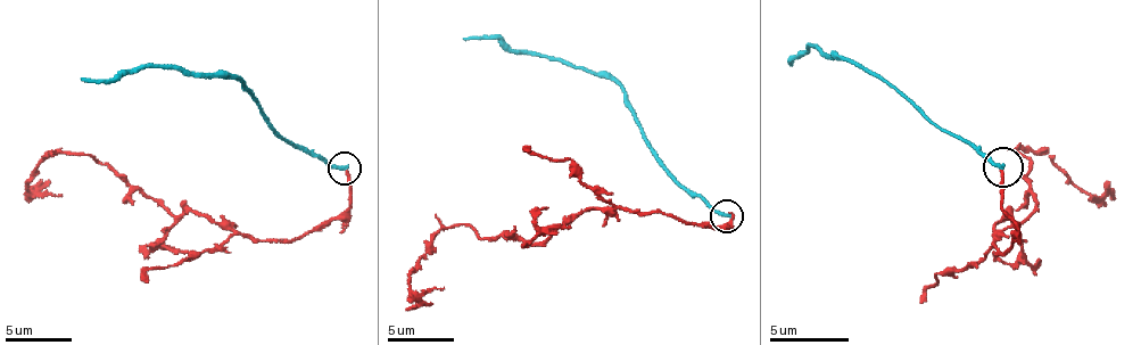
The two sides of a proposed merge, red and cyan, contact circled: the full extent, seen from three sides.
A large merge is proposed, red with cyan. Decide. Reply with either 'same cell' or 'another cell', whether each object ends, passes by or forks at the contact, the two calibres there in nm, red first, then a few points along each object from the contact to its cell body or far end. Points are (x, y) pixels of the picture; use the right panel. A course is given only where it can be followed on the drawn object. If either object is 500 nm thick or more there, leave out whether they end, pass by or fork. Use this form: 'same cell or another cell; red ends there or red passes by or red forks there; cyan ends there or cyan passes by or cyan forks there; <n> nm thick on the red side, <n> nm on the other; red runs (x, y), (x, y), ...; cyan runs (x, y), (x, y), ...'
another cell; red ends there; cyan ends there; 180 nm thick on the red side, 240 nm on the other; red runs (1002, 165), (1014, 240), (998, 253), (994, 224), (1034, 210), (1030, 162), (1014, 150), (1041, 150), (1089, 202); cyan runs (1002, 165), (994, 165), (844, 59), (825, 55), (817, 47), (809, 47), (793, 63), (793, 59)

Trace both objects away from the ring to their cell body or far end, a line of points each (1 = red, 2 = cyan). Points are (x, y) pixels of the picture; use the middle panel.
1: (726, 215), (689, 224), (580, 208), (540, 241), (441, 228), (412, 288), (445, 288)
2: (726, 215), (709, 208), (667, 169), (617, 82), (557, 59), (514, 52), (494, 39), (464, 39)

